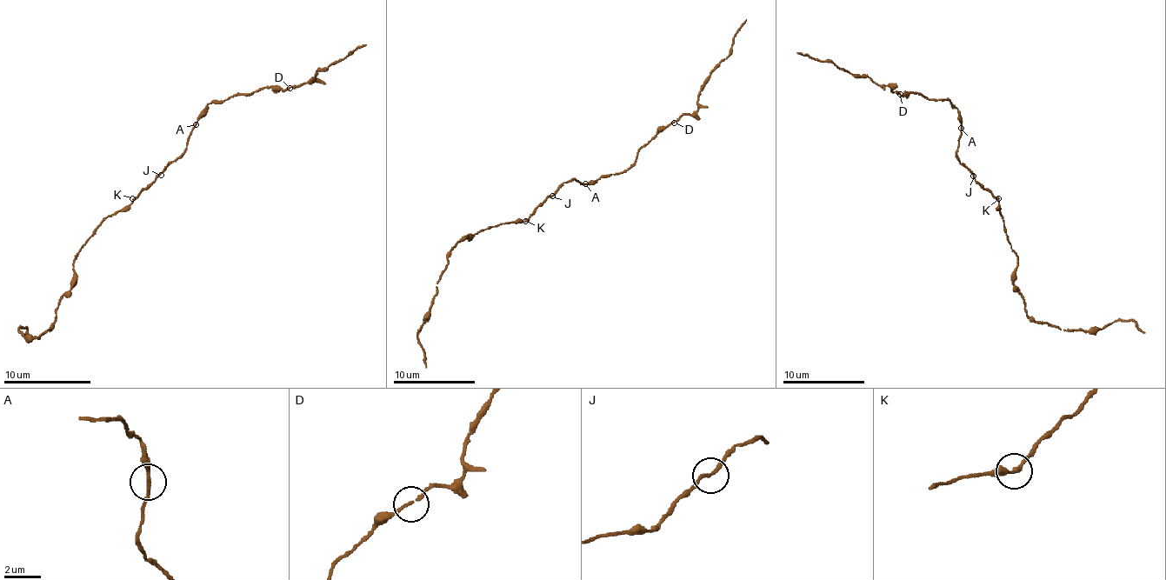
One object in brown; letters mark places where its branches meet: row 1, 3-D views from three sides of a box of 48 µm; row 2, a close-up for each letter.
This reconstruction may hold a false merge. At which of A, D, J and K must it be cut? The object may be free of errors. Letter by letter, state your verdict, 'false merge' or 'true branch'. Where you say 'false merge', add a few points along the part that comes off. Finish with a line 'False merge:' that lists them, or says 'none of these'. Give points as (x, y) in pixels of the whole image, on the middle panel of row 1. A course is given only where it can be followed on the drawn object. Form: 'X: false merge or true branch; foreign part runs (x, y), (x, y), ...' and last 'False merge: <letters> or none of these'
A: true branch
D: true branch
J: true branch
K: true branch
False merge: none of these

